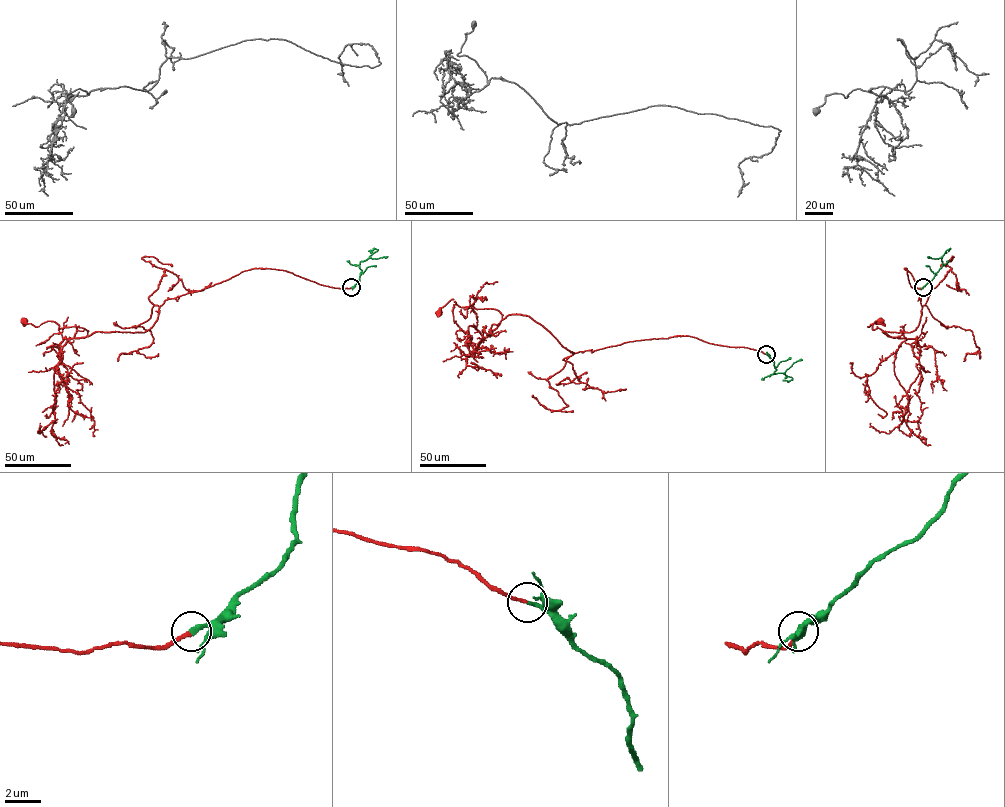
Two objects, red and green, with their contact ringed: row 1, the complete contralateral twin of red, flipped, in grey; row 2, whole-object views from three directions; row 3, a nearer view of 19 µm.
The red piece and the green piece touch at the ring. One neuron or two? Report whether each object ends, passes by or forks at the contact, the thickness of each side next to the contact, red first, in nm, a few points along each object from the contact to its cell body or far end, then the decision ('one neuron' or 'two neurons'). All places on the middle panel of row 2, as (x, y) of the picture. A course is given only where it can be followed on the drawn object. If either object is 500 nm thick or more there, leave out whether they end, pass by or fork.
red ends; green ends; calibres 190 and 240 nm; course red (766, 354), (689, 336), (573, 353), (527, 316), (501, 320), (496, 310), (459, 307), (452, 299), (438, 312); course green (766, 354), (773, 360), (776, 370), (774, 374), (784, 373), (792, 378), (783, 380); one neuron

